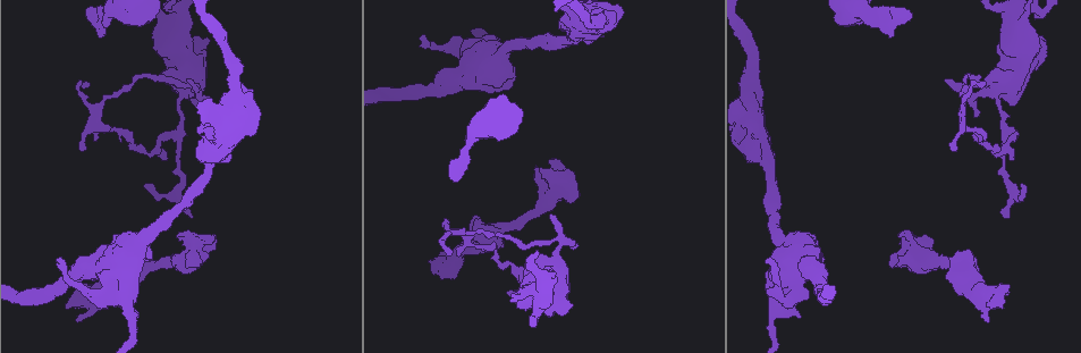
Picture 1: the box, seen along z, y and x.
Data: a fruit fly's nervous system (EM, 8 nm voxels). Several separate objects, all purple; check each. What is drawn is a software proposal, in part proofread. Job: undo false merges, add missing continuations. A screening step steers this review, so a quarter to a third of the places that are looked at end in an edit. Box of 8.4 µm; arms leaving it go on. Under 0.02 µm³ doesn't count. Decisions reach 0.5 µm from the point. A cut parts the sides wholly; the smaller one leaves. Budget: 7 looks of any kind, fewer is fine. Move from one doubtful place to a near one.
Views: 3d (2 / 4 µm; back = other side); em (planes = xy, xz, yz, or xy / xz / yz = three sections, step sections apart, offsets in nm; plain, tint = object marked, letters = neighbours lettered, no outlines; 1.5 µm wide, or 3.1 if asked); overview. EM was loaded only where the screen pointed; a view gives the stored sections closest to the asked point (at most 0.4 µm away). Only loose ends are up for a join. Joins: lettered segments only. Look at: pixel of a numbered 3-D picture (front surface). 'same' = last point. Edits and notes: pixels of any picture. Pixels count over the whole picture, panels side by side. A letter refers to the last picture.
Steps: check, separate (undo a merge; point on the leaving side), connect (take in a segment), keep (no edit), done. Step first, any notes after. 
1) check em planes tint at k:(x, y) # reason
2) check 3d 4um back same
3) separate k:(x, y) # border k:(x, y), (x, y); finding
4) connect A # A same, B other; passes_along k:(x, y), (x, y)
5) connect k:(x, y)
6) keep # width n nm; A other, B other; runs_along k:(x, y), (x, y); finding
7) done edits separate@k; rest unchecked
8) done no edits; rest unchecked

check 3d 2um back at 1:(217, 149) # sudden change in width

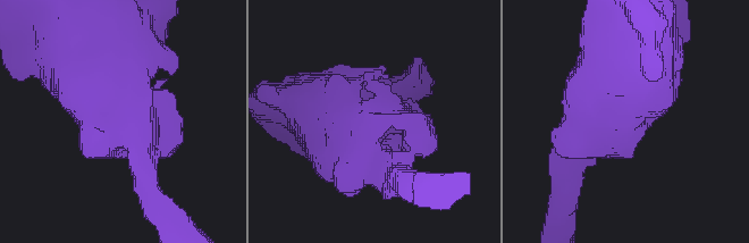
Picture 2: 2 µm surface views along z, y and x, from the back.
check em planes letters at 2:(367, 115)

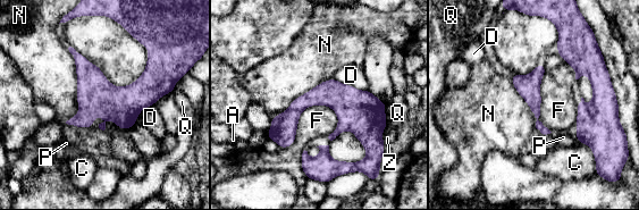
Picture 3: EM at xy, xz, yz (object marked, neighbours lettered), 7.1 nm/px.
keep # width 260 nm; A other, C other, D other, F other, N other, P other, Q other, Z other; border 3:(334, 77), (358, 89), (369, 90); all the same cell

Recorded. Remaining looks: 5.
check em xz step 4 tint at 1:(797, 318) # stops while still wide

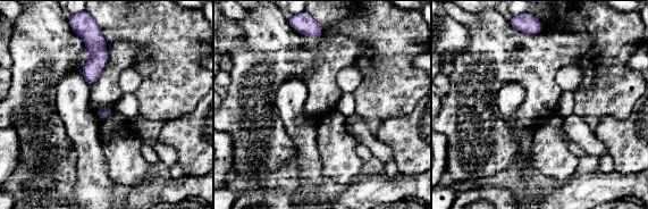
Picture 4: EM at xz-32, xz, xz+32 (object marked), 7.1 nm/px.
check em planes letters same

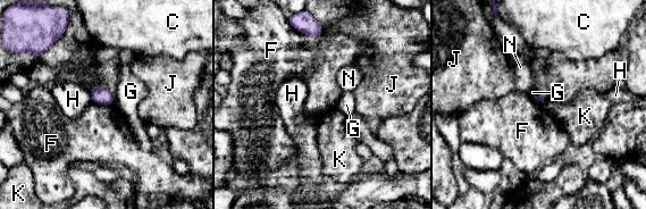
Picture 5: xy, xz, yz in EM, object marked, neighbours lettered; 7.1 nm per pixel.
keep # C other, F other, G other, H other, J other, K other, N other; border 5:(300, 32), (311, 36), (322, 34); no lettered segment goes on from it

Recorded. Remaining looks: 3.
check 3d 4um at 1:(444, 225) # free end

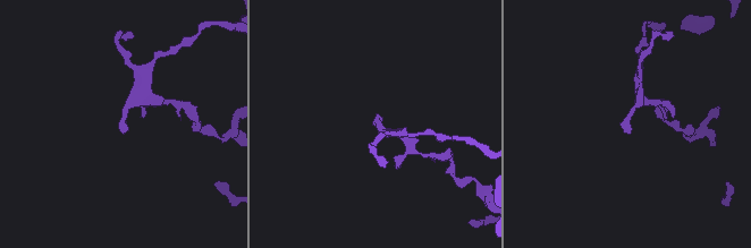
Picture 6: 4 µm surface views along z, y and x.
check em xy step 4 letters at 6:(627, 130) # shape alone is not enough

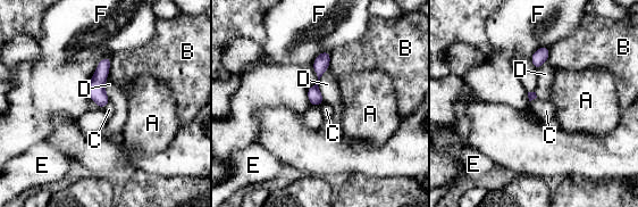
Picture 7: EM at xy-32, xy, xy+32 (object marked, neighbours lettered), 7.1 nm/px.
check em planes letters same # cut it another way

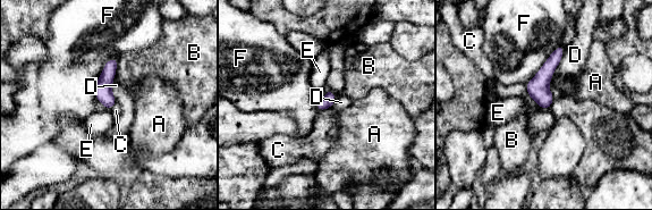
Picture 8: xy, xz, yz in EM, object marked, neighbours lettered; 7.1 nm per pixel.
keep # width 90 nm; A other, B other, C other, D other, E other, F other; runs_along 8:(560, 49), (543, 76), (544, 106); none of them fits

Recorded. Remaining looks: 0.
done no edits; rest unchecked

